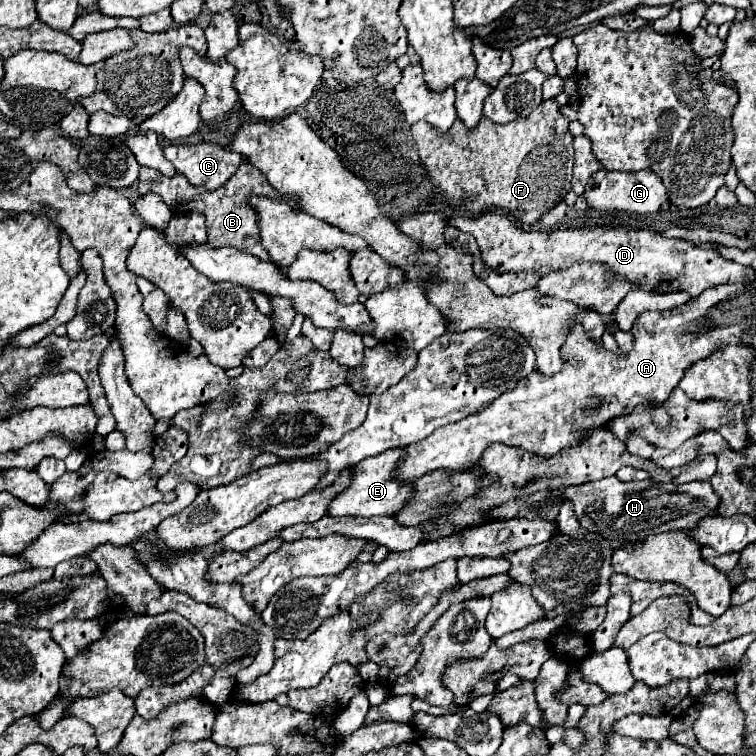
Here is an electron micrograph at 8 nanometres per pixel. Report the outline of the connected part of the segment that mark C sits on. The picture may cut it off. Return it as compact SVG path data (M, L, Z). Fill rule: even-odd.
M211 143L169 145L165 147L165 157L191 185L205 187L207 191L215 191L227 183L243 161L239 153Z

